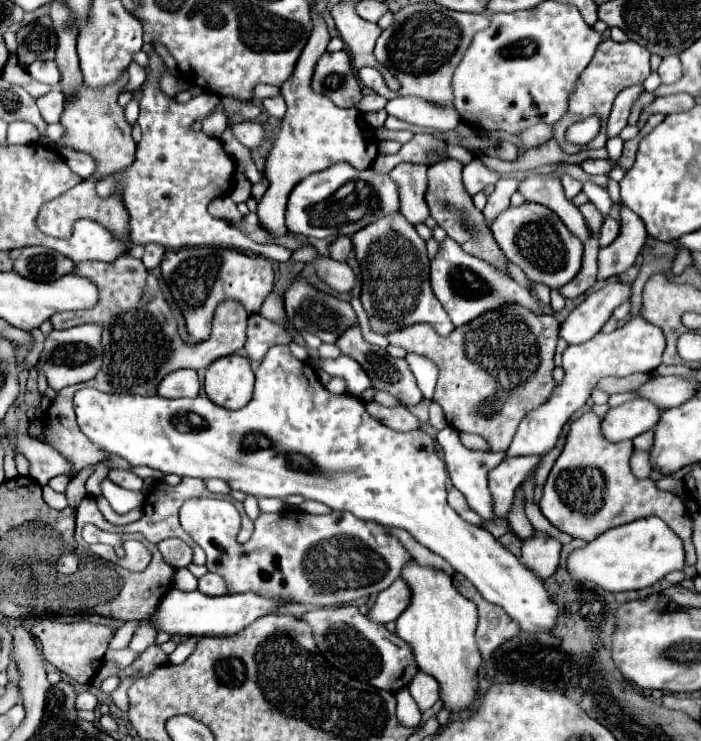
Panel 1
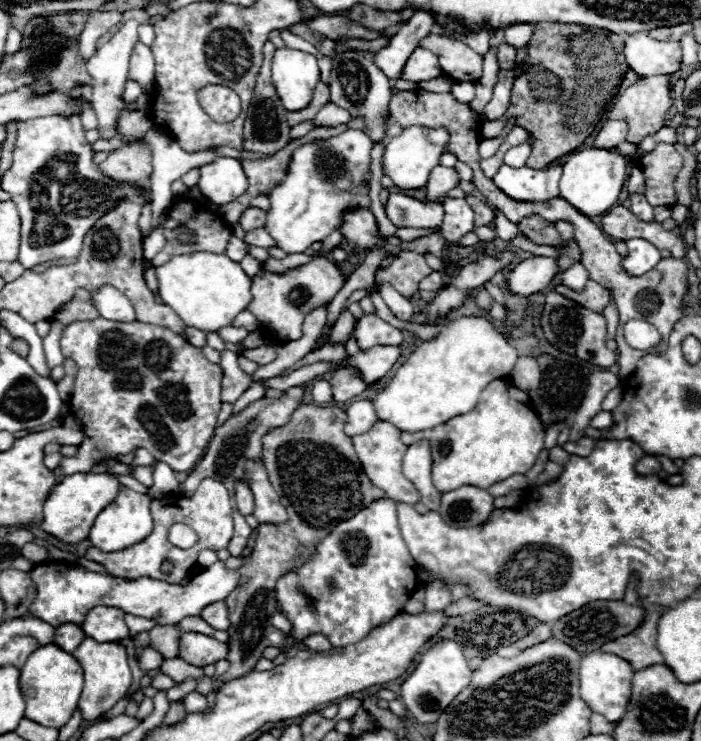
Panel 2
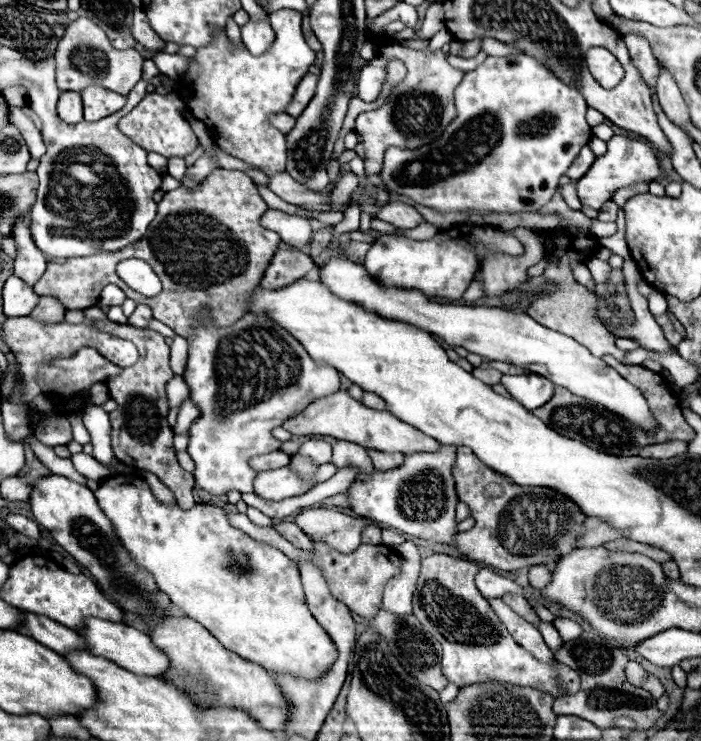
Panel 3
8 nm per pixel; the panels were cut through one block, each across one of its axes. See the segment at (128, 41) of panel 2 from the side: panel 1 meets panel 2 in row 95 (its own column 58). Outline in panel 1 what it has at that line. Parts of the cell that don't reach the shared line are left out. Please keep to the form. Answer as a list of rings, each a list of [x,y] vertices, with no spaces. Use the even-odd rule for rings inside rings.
[[[54,88],[52,92],[48,92],[48,94],[44,94],[42,98],[38,98],[36,104],[38,104],[38,108],[40,108],[42,118],[44,118],[48,124],[56,124],[56,122],[60,122],[60,116],[62,116],[62,112],[64,112],[66,96],[64,96],[58,88]]]

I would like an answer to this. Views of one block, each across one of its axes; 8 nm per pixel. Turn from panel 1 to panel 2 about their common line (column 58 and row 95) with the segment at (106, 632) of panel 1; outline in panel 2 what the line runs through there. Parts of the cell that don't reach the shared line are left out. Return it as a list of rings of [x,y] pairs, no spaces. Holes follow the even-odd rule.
[[[644,76],[638,82],[634,82],[630,88],[626,88],[626,92],[620,96],[620,100],[610,110],[608,118],[628,122],[626,142],[632,142],[638,146],[646,136],[656,134],[664,126],[664,120],[668,118],[670,106],[672,106],[670,76]]]

